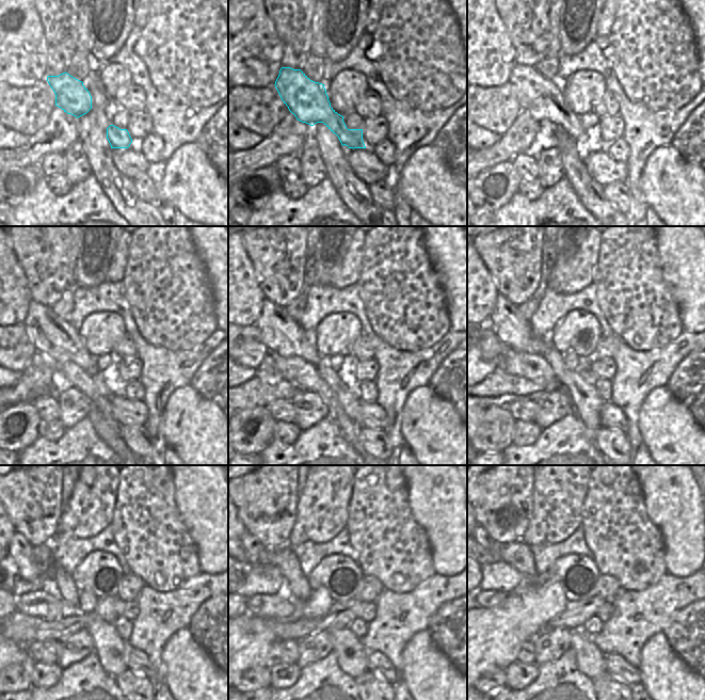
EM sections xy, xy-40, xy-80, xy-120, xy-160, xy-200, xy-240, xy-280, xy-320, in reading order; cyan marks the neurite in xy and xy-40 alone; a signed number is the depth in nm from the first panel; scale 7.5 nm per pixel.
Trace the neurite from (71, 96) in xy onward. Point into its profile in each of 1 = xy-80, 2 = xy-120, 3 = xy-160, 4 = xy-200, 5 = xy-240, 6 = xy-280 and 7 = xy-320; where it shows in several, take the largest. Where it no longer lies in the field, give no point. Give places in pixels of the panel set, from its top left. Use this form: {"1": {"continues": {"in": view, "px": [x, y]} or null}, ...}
{"1": {"continues": {"in": "xy-80", "px": [543, 98]}}, "2": {"continues": {"in": "xy-120", "px": [52, 336]}}, "3": {"continues": {"in": "xy-160", "px": [283, 335]}}, "4": {"continues": {"in": "xy-200", "px": [514, 331]}}, "5": {"continues": {"in": "xy-240", "px": [20, 558]}}, "6": {"continues": {"in": "xy-280", "px": [257, 554]}}, "7": {"continues": {"in": "xy-320", "px": [489, 541]}}}

